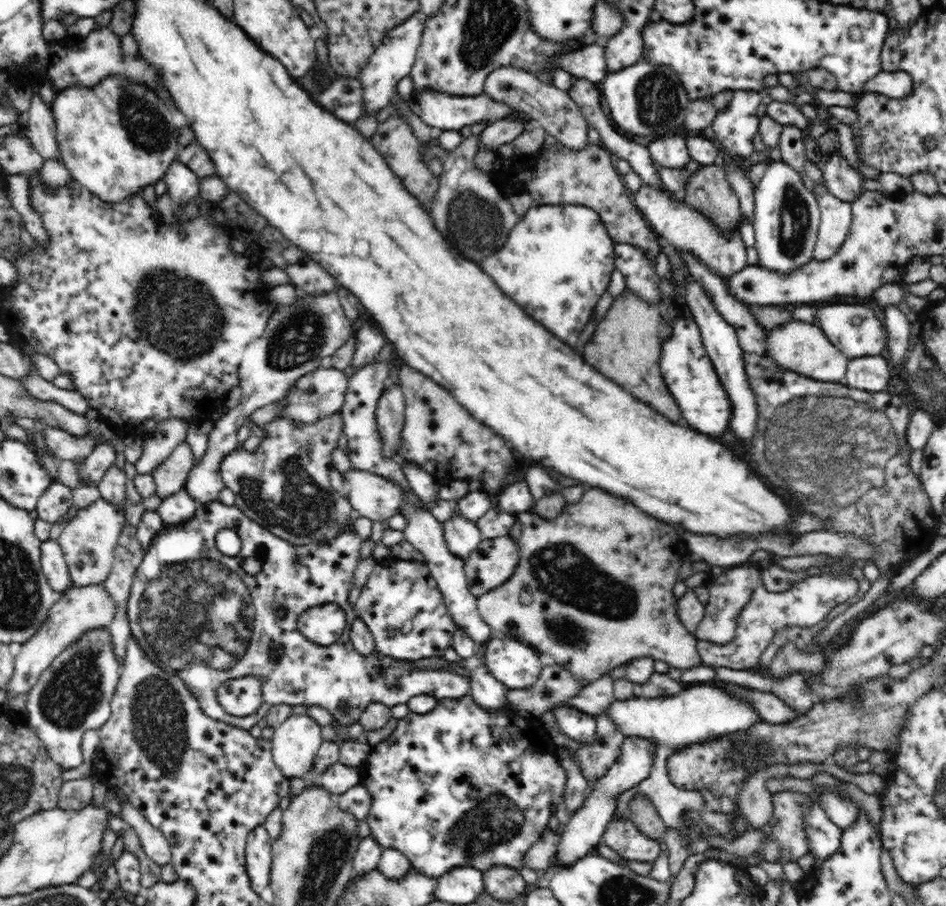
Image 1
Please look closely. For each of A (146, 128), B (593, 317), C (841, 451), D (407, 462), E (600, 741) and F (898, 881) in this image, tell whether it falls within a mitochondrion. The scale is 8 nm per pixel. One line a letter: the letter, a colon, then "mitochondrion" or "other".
A: mitochondrion
B: other
C: mitochondrion
D: other
E: other
F: other

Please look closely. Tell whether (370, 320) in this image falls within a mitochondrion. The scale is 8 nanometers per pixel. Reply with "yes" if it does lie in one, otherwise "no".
no

